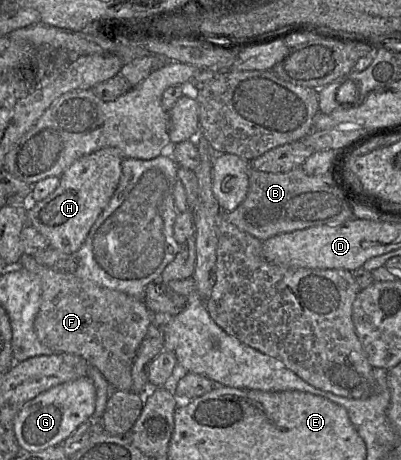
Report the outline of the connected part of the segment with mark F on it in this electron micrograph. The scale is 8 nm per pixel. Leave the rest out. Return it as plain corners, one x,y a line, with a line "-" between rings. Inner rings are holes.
30,255
21,256
19,267
37,275
42,282
40,309
34,321
35,332
40,342
55,353
70,353
84,358
102,373
114,390
132,391
132,363
140,344
152,327
152,312
144,301
124,292
100,286
74,273
48,268

